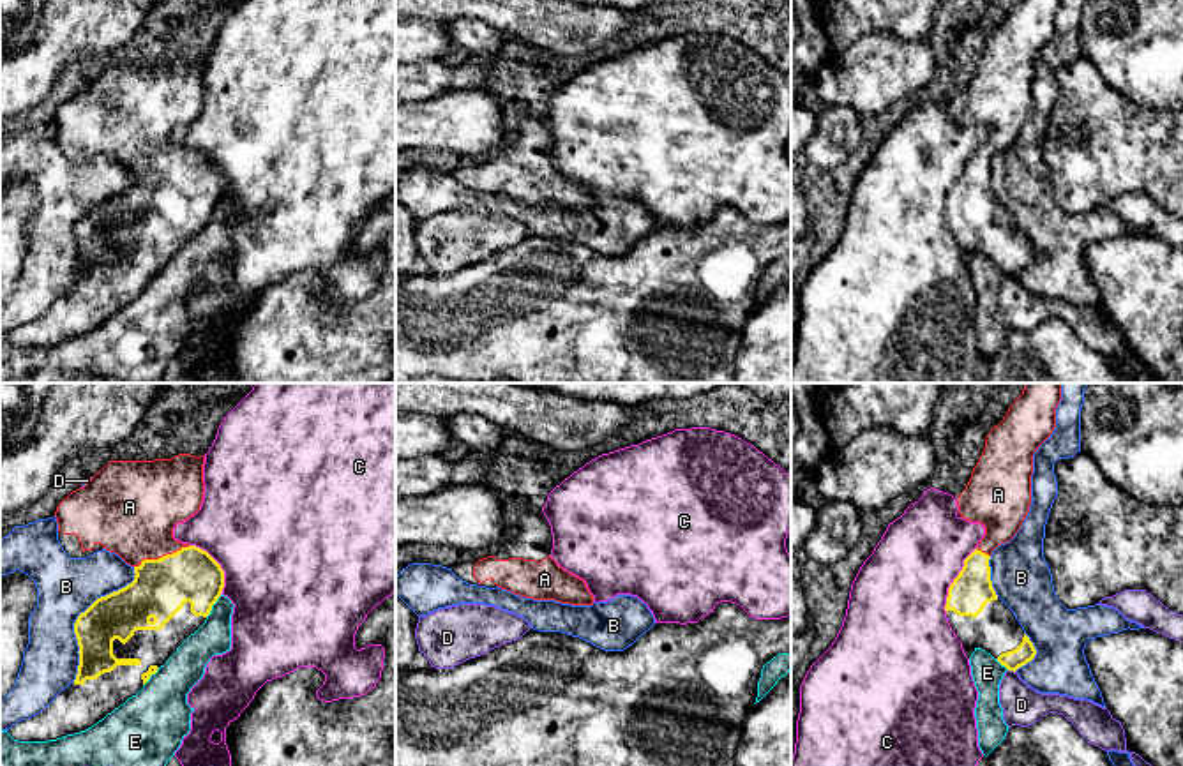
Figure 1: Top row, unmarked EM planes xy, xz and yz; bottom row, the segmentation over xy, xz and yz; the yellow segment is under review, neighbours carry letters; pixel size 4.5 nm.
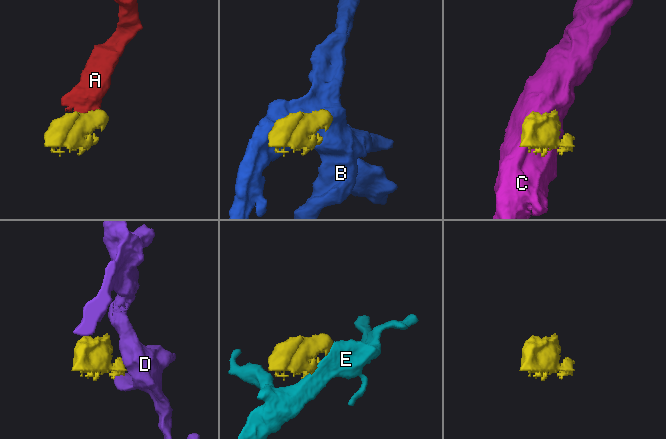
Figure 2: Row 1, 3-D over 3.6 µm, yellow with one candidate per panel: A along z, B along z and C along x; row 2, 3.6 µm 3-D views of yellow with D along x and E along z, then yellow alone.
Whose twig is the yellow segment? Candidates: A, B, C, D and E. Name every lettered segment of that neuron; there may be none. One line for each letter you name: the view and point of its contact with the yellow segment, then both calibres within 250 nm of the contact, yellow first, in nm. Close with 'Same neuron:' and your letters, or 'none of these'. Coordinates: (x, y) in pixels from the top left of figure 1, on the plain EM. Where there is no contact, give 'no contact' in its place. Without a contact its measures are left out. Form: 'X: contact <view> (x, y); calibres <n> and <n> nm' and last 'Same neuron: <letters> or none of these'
A: contact xy (163, 161); calibres 260 and 400 nm
Same neuron: A

